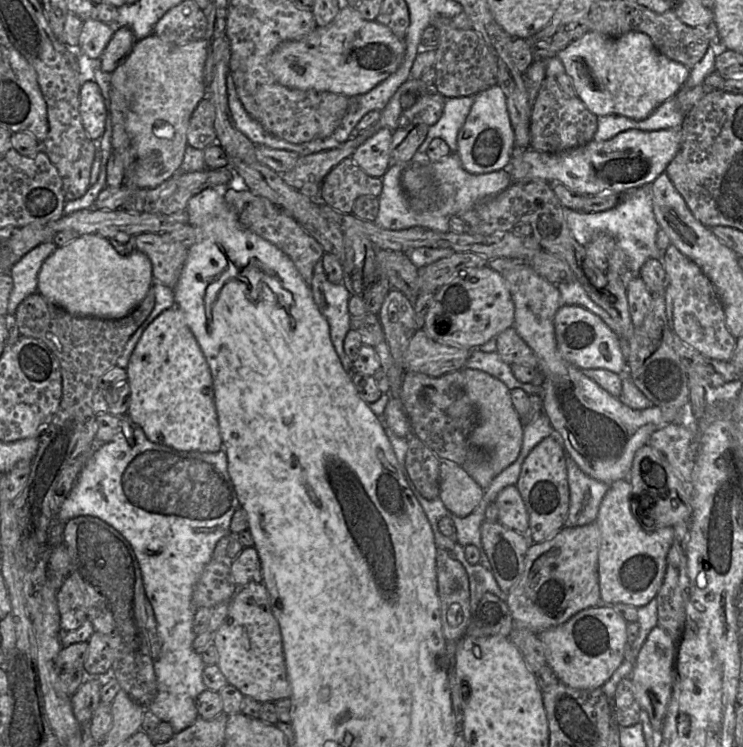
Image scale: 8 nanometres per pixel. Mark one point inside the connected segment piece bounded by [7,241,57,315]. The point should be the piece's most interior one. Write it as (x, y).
(24, 273)

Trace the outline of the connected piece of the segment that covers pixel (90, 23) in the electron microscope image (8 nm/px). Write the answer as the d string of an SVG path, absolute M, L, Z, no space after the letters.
M95 18L84 20L75 51L78 55L98 59L115 31L114 24L107 24Z

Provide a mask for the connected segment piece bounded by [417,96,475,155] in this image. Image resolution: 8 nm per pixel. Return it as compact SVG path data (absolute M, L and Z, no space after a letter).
M475 96L446 98L441 118L428 128L426 138L418 148L417 155L425 154L434 138L443 139L451 153L456 153L458 133L471 111L474 100Z

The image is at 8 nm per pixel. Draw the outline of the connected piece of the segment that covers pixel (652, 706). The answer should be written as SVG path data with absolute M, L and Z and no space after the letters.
M659 626L648 634L631 673L634 696L641 707L646 710L654 731L661 730L662 722L671 698L674 680L676 642Z

